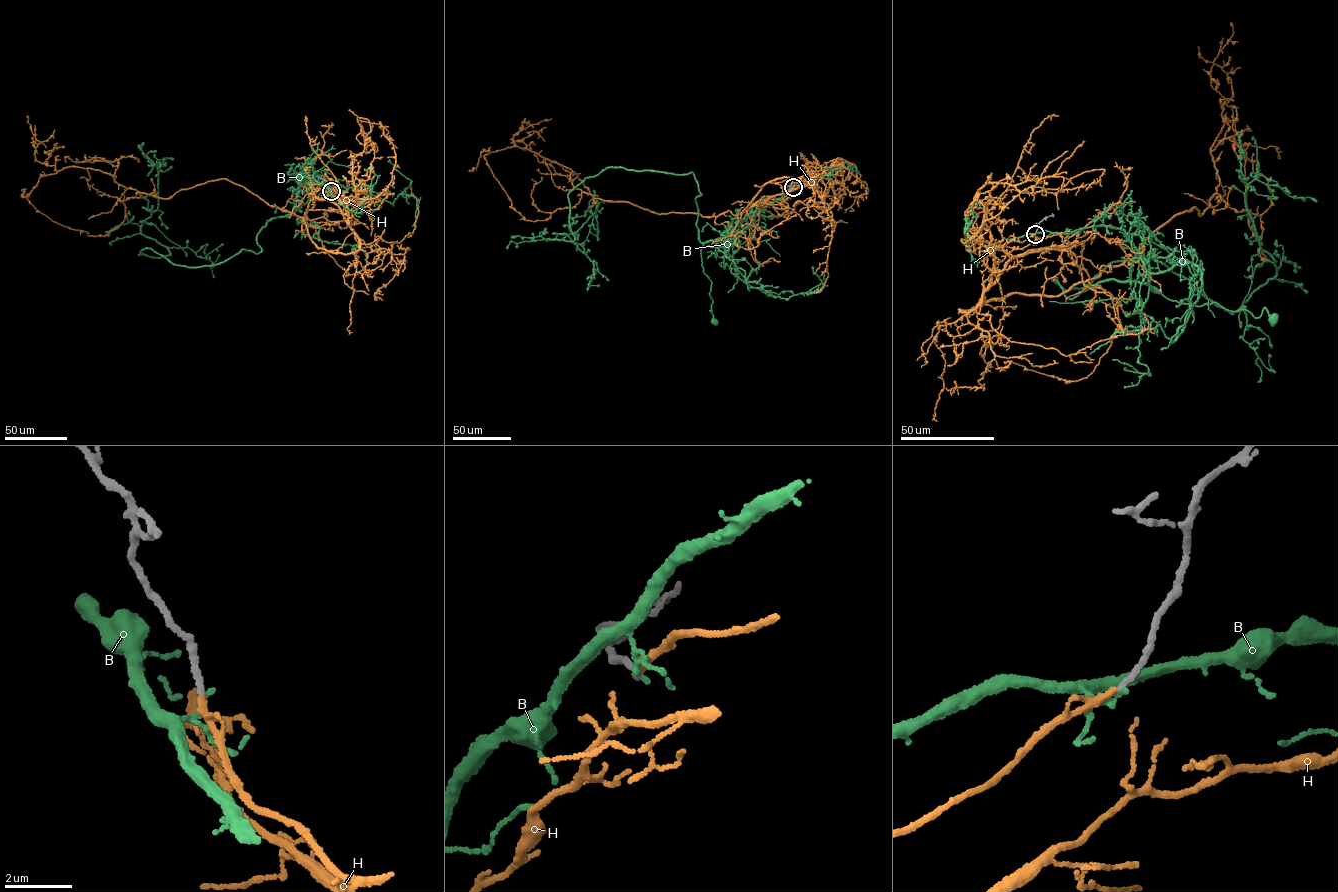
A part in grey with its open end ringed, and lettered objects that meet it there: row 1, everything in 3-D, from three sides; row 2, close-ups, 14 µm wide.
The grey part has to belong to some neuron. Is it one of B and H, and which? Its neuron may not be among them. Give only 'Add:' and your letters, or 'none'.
Add: H

